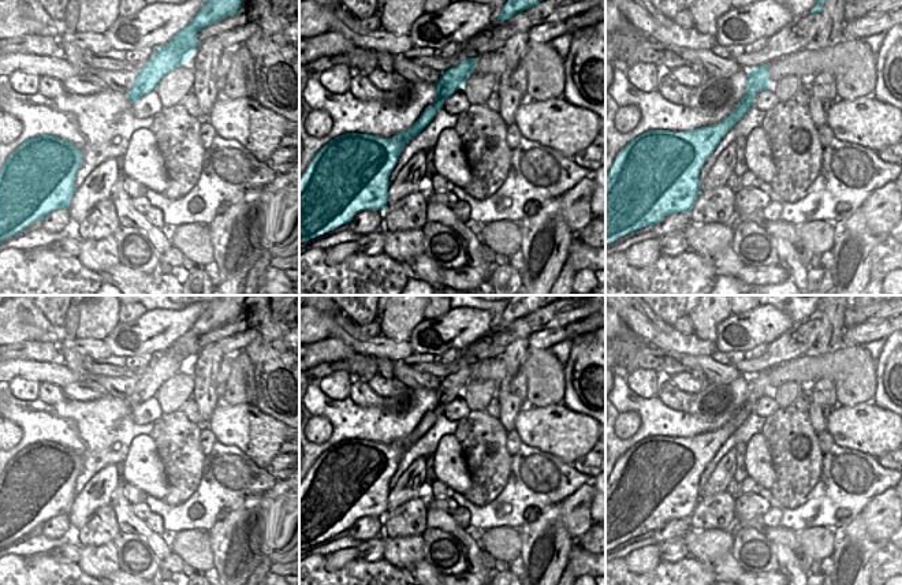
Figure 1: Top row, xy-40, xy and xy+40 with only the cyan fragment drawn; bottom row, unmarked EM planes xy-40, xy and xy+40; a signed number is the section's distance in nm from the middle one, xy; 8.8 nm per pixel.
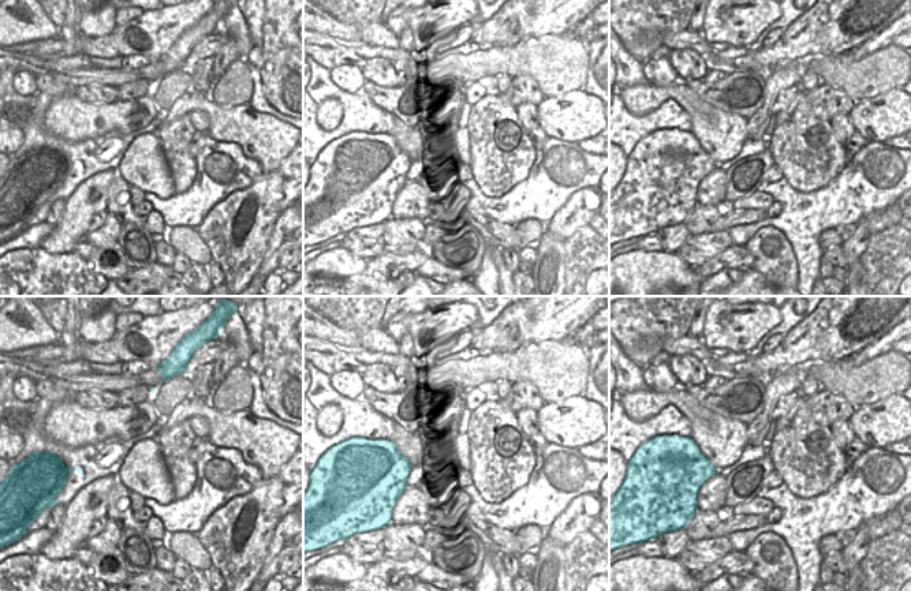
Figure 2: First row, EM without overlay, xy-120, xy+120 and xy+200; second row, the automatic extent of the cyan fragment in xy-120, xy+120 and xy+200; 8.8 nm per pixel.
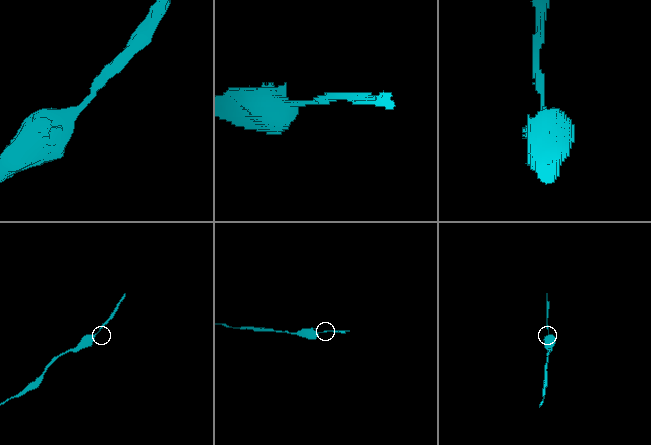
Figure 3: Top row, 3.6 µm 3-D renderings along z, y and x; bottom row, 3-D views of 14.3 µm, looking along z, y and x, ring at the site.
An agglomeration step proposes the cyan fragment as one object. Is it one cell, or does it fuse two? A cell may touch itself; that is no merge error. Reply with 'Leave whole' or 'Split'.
Leave whole

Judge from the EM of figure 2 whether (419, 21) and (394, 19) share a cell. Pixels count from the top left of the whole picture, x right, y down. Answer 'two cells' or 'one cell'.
one cell

